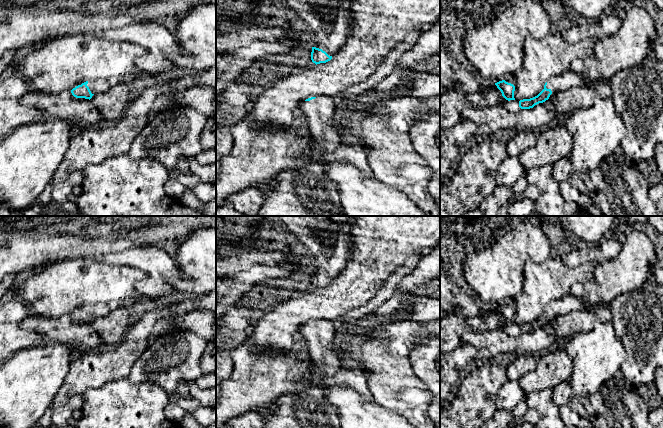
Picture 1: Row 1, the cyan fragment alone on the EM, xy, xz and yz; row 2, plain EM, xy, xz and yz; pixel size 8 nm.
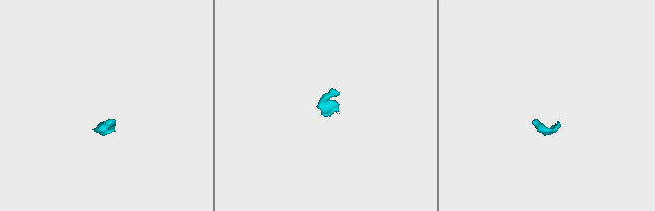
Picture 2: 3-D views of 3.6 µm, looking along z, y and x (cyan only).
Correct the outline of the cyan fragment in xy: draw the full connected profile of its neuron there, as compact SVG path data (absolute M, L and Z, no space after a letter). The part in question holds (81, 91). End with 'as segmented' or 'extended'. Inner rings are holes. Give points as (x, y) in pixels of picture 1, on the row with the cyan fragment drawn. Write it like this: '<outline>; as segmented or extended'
M106 80L86 81L71 90L76 98L91 99L93 95L105 93L111 84Z; extended

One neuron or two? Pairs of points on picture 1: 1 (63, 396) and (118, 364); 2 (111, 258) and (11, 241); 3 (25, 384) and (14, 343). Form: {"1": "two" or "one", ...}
{"1": "one", "2": "two", "3": "two"}

